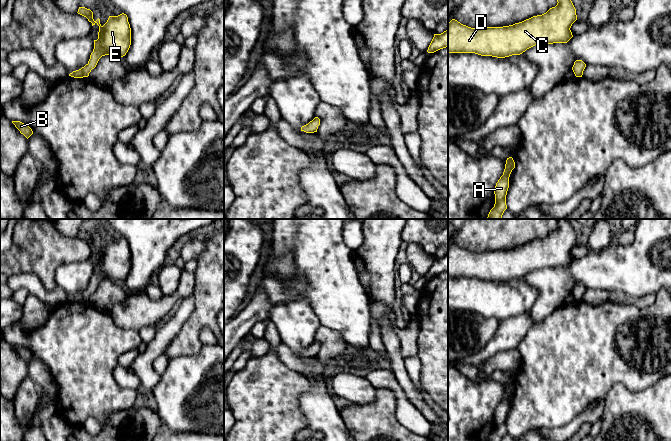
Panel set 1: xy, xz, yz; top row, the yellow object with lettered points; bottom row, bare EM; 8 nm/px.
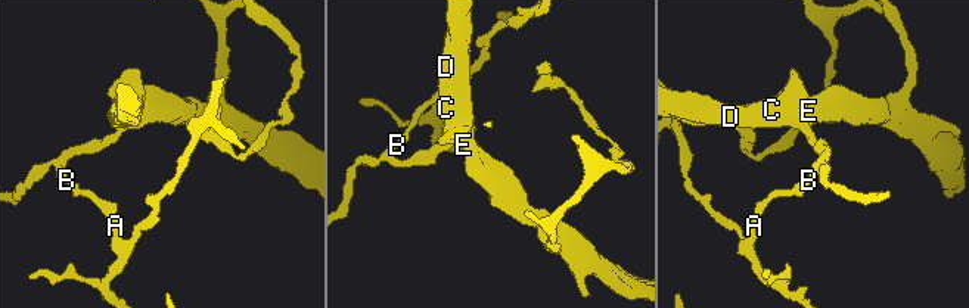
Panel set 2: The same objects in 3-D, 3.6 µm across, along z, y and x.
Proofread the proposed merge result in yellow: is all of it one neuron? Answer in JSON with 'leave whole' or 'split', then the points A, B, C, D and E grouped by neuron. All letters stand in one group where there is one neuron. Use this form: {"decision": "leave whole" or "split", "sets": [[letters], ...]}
{"decision": "leave whole", "sets": [["A", "B", "C", "D", "E"]]}

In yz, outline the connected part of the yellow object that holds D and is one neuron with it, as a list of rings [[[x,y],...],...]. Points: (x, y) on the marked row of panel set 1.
[[[557,0],[557,5],[542,15],[503,27],[471,28],[455,19],[448,23],[448,53],[475,53],[481,56],[505,58],[520,55],[535,45],[567,43],[572,37],[570,30],[577,20],[571,0]]]

